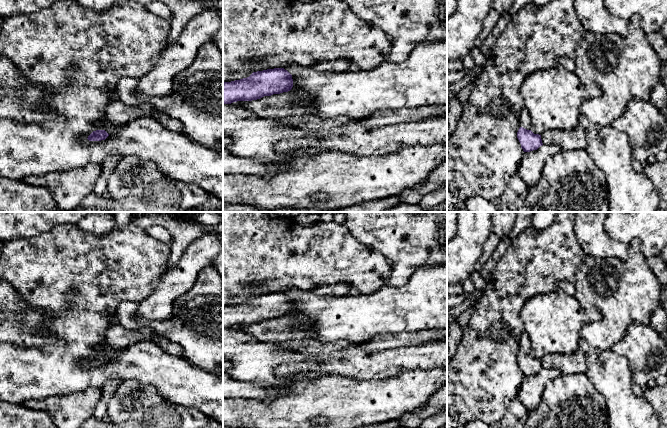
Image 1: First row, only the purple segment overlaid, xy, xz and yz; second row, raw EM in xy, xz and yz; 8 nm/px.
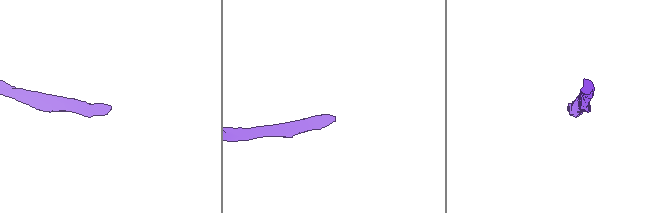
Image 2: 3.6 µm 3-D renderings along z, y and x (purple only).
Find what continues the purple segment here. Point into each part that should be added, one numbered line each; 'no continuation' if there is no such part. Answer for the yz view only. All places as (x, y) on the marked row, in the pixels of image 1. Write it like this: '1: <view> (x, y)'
1: yz (525, 121)

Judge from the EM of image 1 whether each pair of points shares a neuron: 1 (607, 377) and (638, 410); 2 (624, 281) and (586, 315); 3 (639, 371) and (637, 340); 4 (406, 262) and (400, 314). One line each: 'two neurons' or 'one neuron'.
1: one neuron
2: two neurons
3: one neuron
4: two neurons

